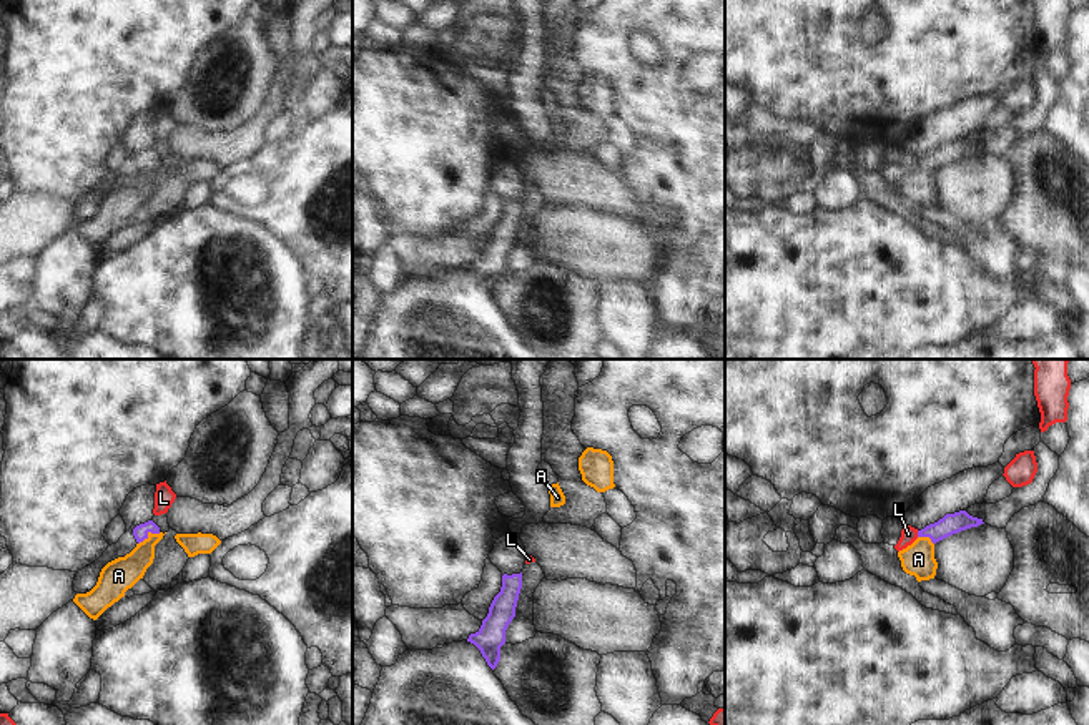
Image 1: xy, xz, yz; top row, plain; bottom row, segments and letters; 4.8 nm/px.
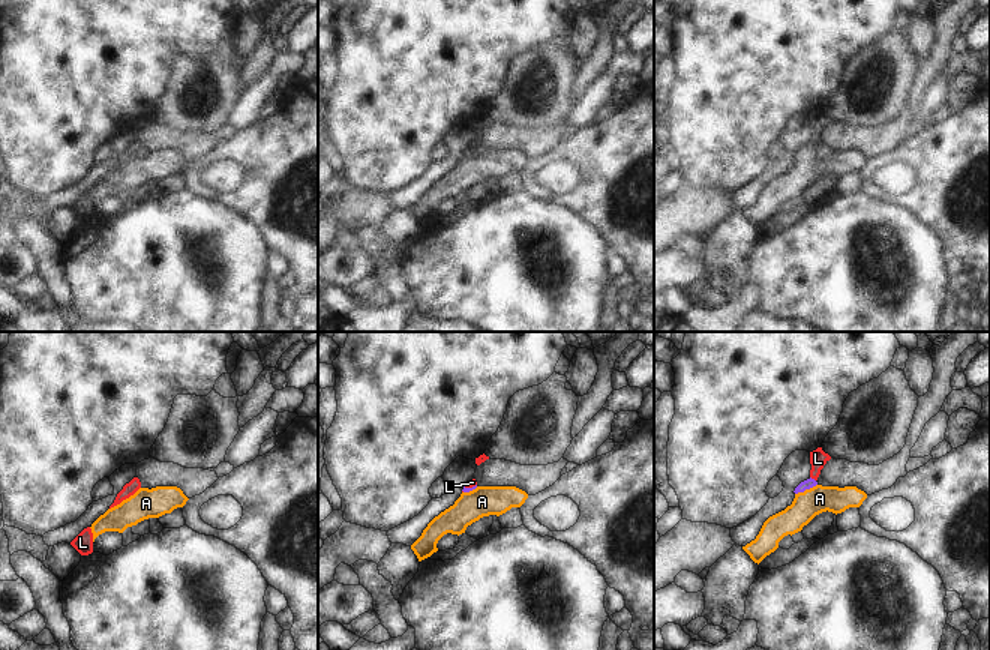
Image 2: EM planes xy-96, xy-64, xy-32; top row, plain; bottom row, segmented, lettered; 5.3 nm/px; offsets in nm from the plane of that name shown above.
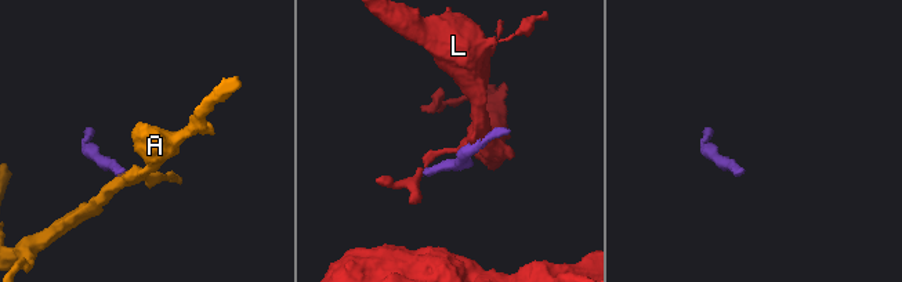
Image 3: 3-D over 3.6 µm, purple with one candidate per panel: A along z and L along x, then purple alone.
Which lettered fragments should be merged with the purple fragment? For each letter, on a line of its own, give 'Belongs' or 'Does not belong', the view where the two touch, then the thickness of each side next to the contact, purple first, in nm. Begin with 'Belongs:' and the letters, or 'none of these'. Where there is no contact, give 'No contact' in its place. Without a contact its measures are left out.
Belongs: A
A: Belongs. Touches purple in xy. Thickness 70 nm (purple) against 160 nm
L: Does not belong. Touches purple in yz. Thickness 100 nm (purple) against 80 nm

